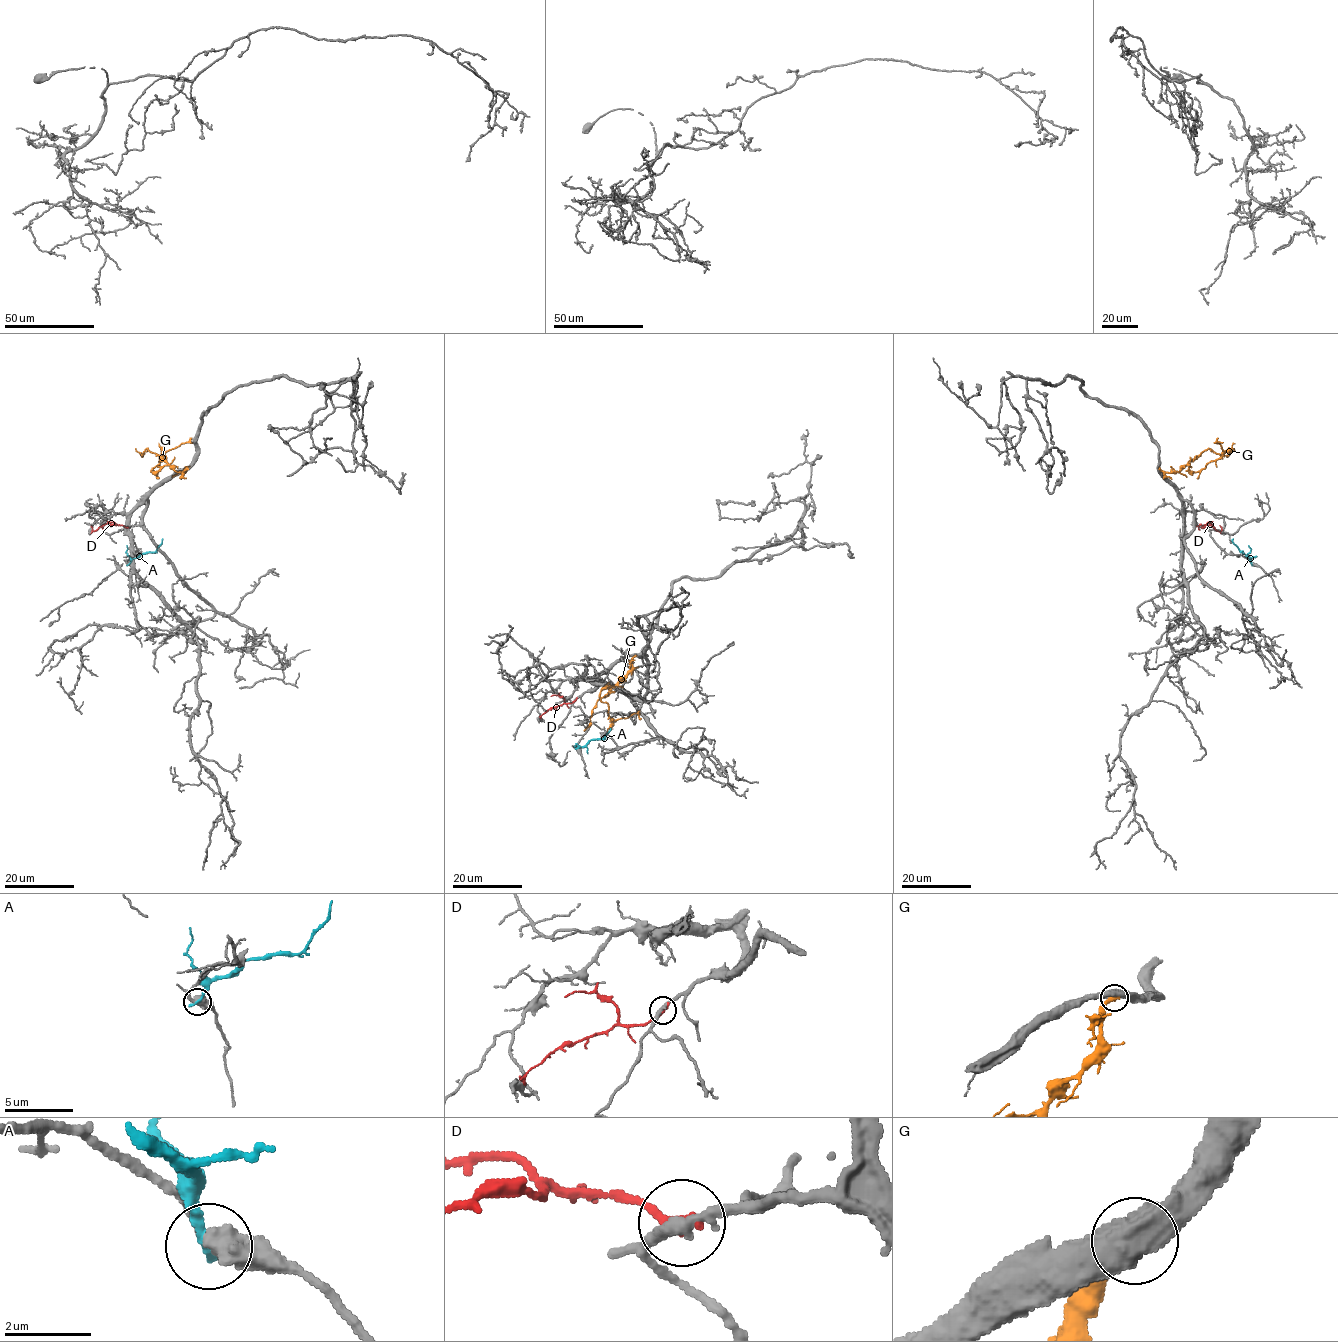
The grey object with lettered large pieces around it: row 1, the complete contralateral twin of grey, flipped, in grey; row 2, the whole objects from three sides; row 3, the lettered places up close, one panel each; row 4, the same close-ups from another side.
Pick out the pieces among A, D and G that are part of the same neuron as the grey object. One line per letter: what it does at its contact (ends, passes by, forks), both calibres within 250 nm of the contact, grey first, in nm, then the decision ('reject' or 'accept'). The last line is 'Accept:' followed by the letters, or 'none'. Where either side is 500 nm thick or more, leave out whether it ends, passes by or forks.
A: 500 nm thick on the grey side, 240 nm on the other; reject
D: it ends there; 280 nm thick on the grey side, 220 nm on the other; reject
G: 650 nm thick on the grey side, 380 nm on the other; reject
Accept: none

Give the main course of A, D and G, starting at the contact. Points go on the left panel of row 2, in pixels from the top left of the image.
A: (129, 564), (143, 553), (154, 552), (163, 538)
D: (127, 527), (109, 522), (92, 531), (91, 525)
G: (187, 469), (177, 472), (170, 465), (151, 471), (166, 451), (192, 443)

